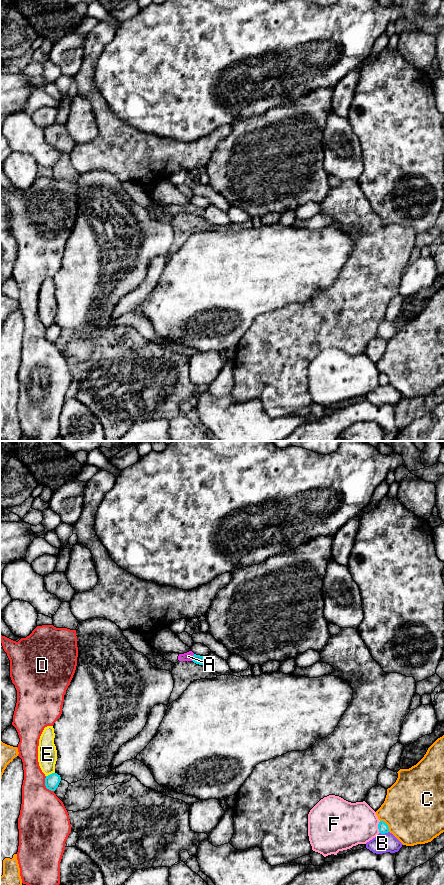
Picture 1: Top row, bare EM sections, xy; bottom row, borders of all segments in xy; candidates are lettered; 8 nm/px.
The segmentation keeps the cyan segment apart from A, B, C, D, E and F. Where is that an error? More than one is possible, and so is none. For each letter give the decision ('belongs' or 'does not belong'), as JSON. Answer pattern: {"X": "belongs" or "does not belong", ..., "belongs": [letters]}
{"A": "belongs", "B": "does not belong", "C": "does not belong", "D": "does not belong", "E": "does not belong", "F": "does not belong", "belongs": ["A"]}

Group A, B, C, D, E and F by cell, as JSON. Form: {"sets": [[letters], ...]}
{"sets": [["A"], ["B"], ["C"], ["D"], ["E"], ["F"]]}

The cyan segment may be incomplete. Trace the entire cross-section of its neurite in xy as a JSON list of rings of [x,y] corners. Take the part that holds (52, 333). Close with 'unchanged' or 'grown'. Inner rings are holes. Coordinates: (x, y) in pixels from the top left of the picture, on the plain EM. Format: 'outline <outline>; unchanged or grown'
outline [[[52,325],[45,330],[45,338],[51,343],[55,343],[61,333],[60,327]]]; unchanged

